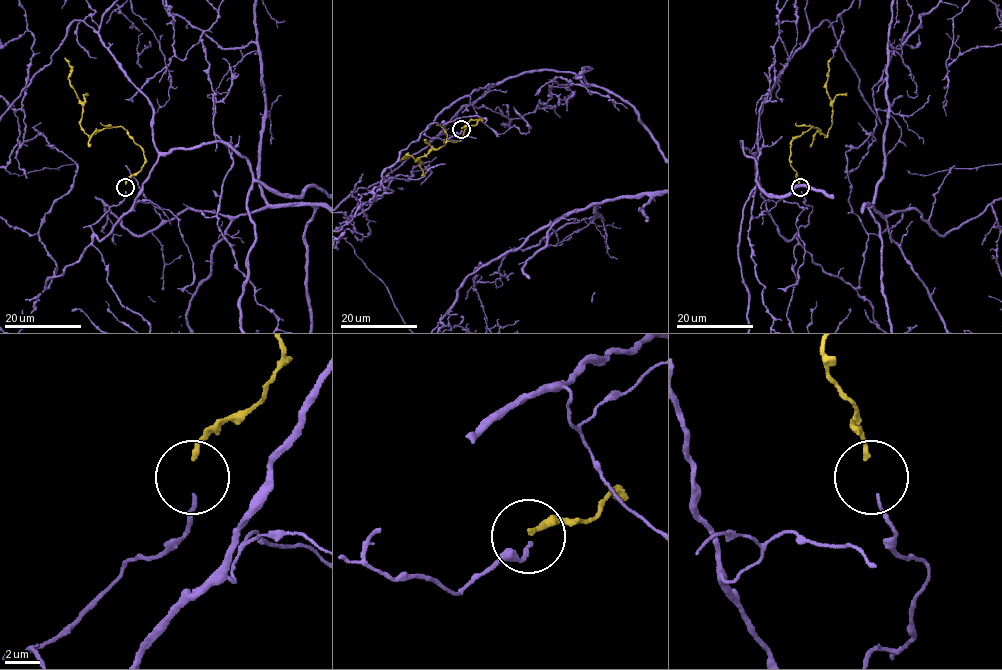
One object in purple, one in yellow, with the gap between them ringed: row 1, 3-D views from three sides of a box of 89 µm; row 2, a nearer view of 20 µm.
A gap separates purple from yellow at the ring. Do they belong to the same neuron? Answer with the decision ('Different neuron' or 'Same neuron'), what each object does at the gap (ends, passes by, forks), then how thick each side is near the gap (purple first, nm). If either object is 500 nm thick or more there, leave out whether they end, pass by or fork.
Same neuron. At the ring purple ends. At the ring yellow ends. Thickness 200 nm (purple) against 300 nm

